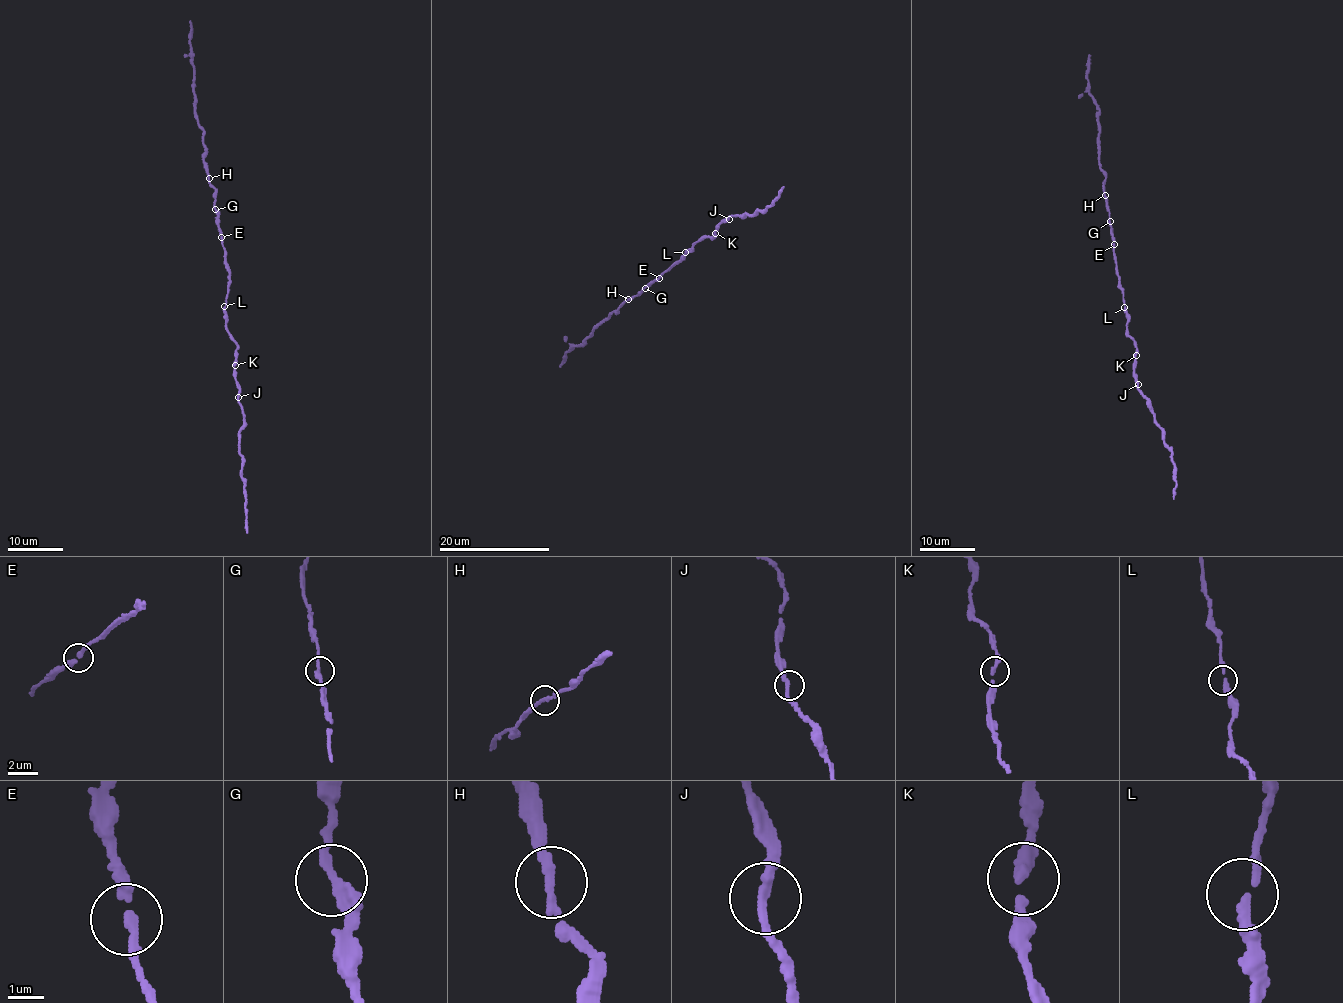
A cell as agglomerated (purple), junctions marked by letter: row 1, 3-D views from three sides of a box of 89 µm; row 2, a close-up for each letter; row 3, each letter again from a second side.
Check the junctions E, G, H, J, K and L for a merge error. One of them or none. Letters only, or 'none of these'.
none of these

